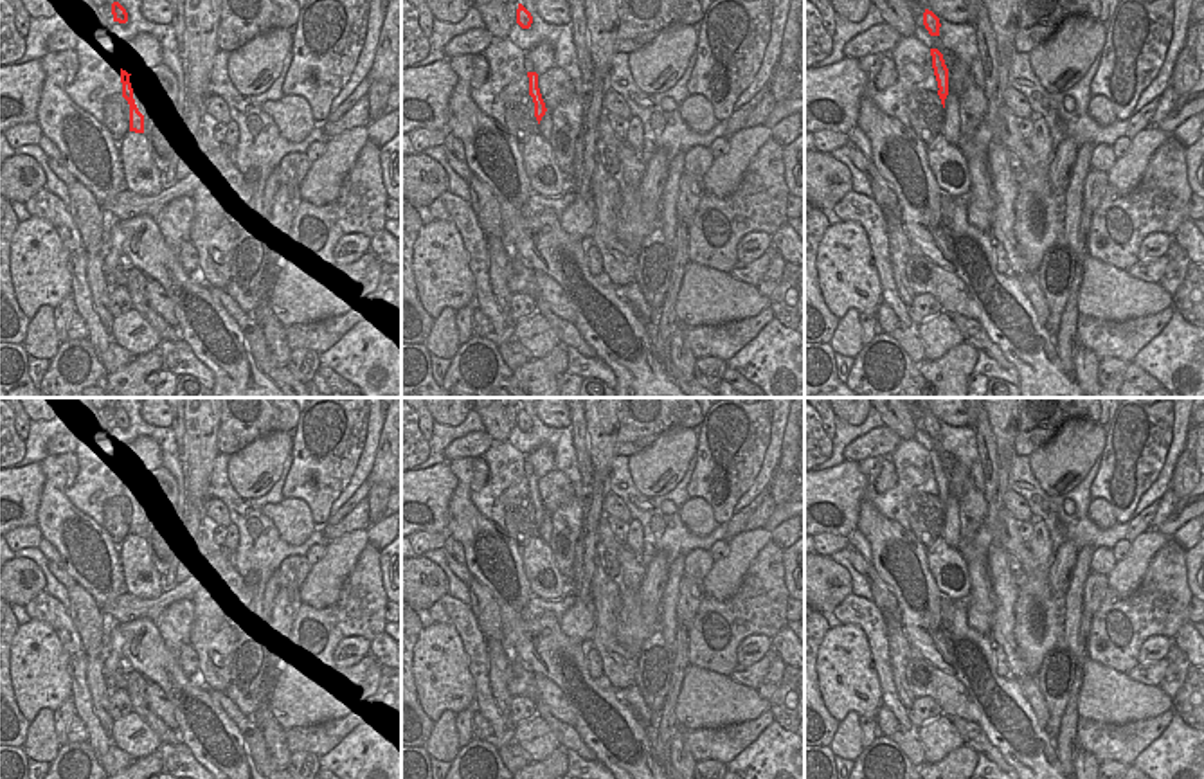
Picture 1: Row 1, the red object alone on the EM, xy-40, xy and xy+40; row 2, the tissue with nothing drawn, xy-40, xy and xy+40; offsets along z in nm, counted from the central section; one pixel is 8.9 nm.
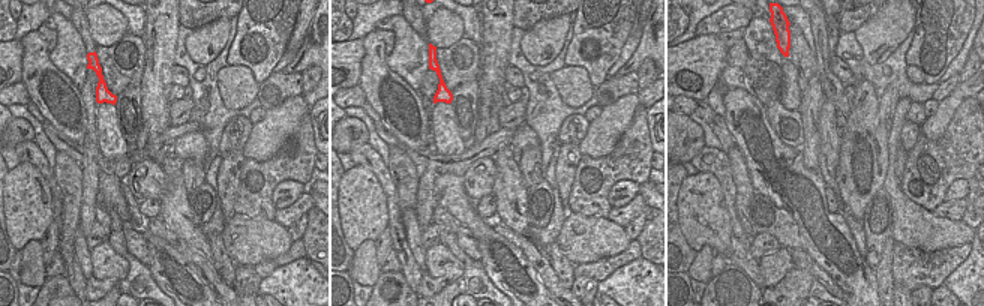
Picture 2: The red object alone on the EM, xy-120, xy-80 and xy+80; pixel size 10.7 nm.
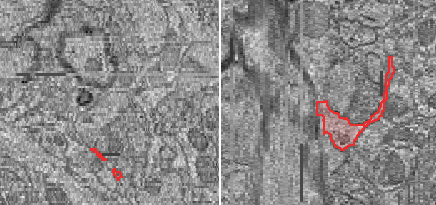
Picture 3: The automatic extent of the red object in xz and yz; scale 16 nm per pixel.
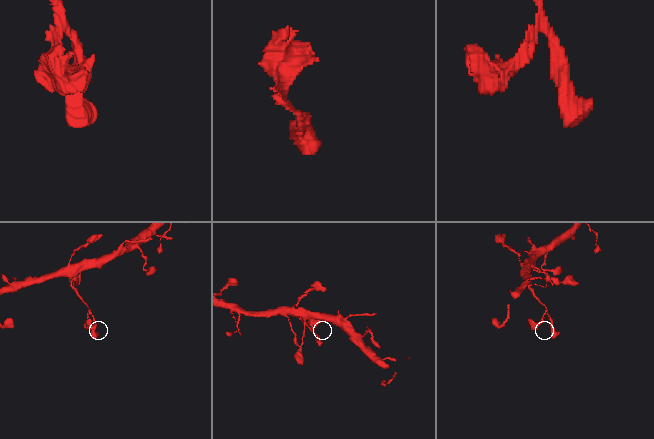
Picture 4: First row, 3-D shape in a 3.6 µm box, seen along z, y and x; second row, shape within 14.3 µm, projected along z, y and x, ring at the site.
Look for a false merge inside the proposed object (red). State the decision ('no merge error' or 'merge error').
merge error

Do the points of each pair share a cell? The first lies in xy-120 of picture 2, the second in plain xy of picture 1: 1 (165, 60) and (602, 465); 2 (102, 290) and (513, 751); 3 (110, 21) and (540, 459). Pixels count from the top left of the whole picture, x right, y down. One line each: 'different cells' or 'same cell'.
1: same cell
2: same cell
3: same cell

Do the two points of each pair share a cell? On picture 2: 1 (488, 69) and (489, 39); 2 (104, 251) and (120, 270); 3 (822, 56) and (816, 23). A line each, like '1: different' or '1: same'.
1: same
2: same
3: same

